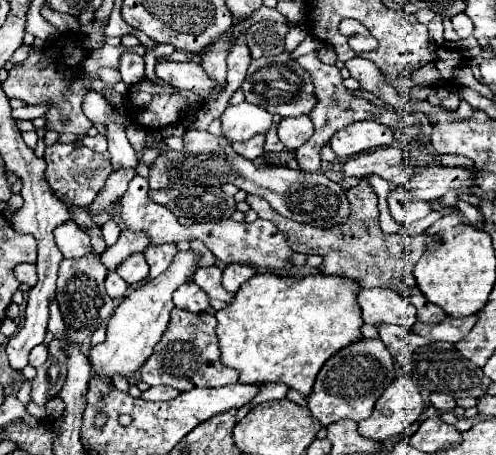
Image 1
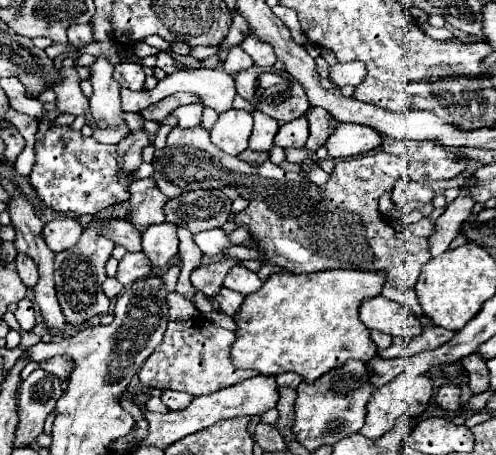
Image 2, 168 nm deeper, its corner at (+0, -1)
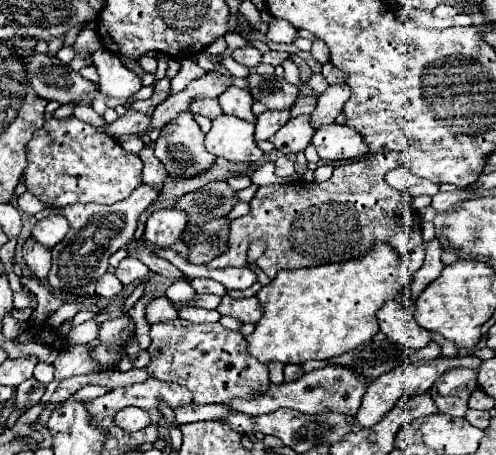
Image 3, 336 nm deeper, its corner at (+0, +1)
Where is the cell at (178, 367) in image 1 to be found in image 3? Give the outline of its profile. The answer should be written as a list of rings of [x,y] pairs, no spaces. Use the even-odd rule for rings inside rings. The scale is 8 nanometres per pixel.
[[[173,320],[151,326],[151,362],[147,372],[157,380],[187,386],[193,392],[195,404],[219,404],[231,398],[247,398],[263,392],[269,386],[267,366],[247,352],[247,342],[241,332],[223,328],[219,322],[193,324],[189,320]]]

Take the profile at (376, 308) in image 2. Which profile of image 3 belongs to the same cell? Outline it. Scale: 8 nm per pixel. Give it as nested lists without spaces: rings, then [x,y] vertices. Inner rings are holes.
[[[397,300],[385,302],[377,310],[377,320],[381,332],[393,342],[399,342],[409,348],[423,348],[427,342],[431,342],[429,332],[421,328],[413,314],[403,308]]]

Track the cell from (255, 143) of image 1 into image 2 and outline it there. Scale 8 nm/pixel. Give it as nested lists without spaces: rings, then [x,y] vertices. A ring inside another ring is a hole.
[[[259,110],[253,112],[255,124],[253,124],[253,134],[249,138],[249,148],[255,152],[267,152],[273,146],[273,138],[279,130],[277,120],[269,118],[267,114],[261,114]]]

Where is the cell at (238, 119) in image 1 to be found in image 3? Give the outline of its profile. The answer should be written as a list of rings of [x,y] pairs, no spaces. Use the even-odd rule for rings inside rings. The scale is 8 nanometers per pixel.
[[[221,114],[213,120],[205,146],[211,154],[231,162],[257,162],[263,158],[263,152],[253,140],[253,124],[229,114]]]

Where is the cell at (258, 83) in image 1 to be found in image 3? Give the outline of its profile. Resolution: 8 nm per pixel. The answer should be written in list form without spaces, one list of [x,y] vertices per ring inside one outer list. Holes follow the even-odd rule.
[[[251,74],[247,76],[249,82],[249,94],[253,100],[259,100],[271,110],[287,110],[293,106],[293,102],[299,96],[299,88],[289,84],[285,78],[277,78],[275,74],[271,76],[261,76],[261,74]]]

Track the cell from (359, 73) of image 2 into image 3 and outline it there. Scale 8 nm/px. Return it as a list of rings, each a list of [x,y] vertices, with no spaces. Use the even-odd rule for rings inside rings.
[[[325,62],[323,64],[323,70],[321,70],[321,74],[327,78],[327,82],[329,84],[345,84],[345,72],[341,70],[341,68],[335,68],[335,66],[331,66],[331,62]]]

